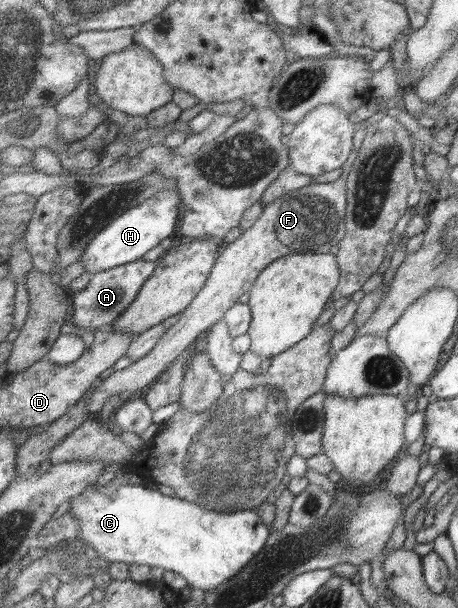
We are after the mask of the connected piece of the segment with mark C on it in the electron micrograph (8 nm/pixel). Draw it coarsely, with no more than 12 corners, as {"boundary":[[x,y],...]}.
{"boundary":[[151,483],[67,512],[98,557],[161,567],[204,592],[271,533]]}

